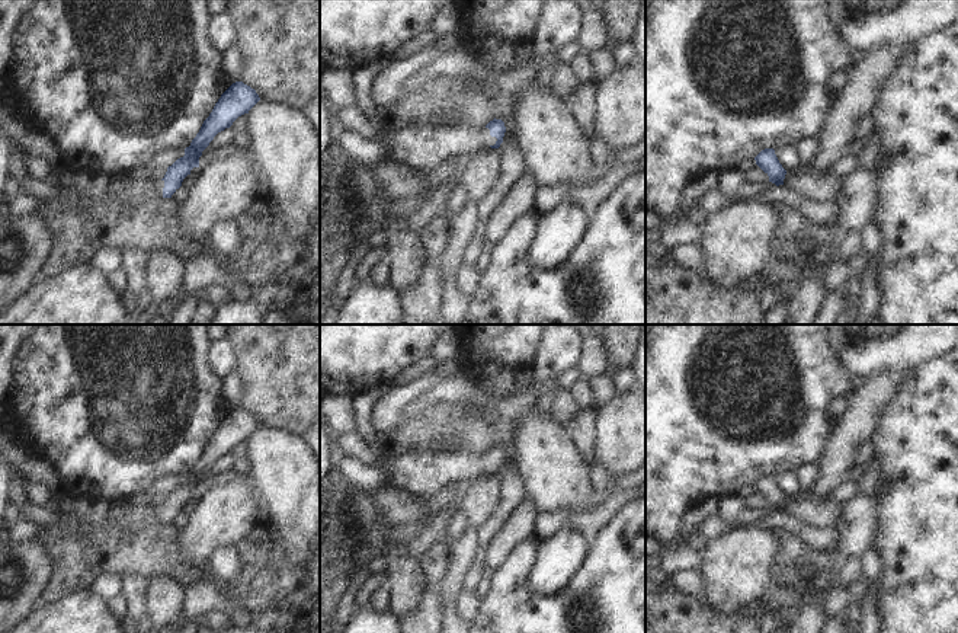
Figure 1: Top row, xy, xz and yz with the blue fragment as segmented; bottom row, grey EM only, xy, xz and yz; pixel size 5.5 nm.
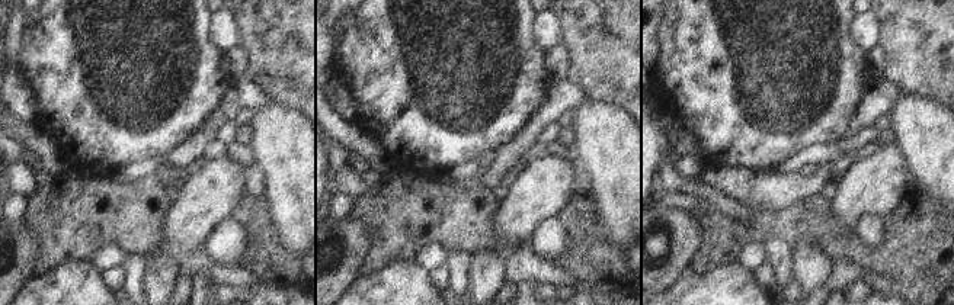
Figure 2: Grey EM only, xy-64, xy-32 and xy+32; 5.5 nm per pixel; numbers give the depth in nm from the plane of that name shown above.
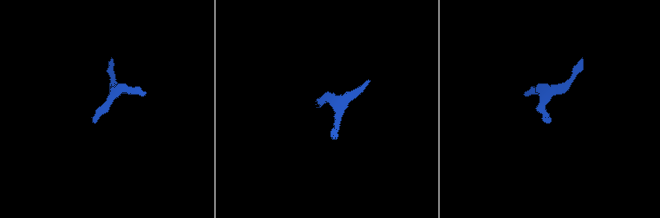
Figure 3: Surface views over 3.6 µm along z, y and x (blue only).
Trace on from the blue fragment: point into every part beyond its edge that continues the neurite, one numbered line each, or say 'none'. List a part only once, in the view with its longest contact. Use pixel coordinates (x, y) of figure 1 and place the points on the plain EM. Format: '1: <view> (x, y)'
1: xz (420, 473)

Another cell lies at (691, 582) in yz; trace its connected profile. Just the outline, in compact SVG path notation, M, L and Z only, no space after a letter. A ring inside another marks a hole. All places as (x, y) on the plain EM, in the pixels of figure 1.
M682 570L672 575L680 594L702 598L705 594L705 579L699 570Z

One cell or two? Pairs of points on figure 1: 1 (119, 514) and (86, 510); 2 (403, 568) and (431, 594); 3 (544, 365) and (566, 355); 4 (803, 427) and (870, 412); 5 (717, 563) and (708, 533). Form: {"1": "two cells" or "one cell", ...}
{"1": "one cell", "2": "two cells", "3": "one cell", "4": "two cells", "5": "two cells"}

